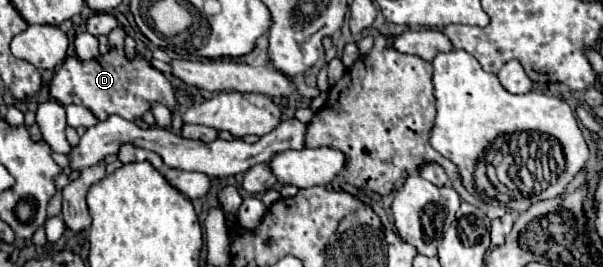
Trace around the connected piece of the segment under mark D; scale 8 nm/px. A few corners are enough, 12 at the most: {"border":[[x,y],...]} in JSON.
{"border":[[109,33],[109,53],[67,57],[51,81],[61,103],[97,119],[141,119],[151,103],[175,107],[167,77],[123,51]]}

